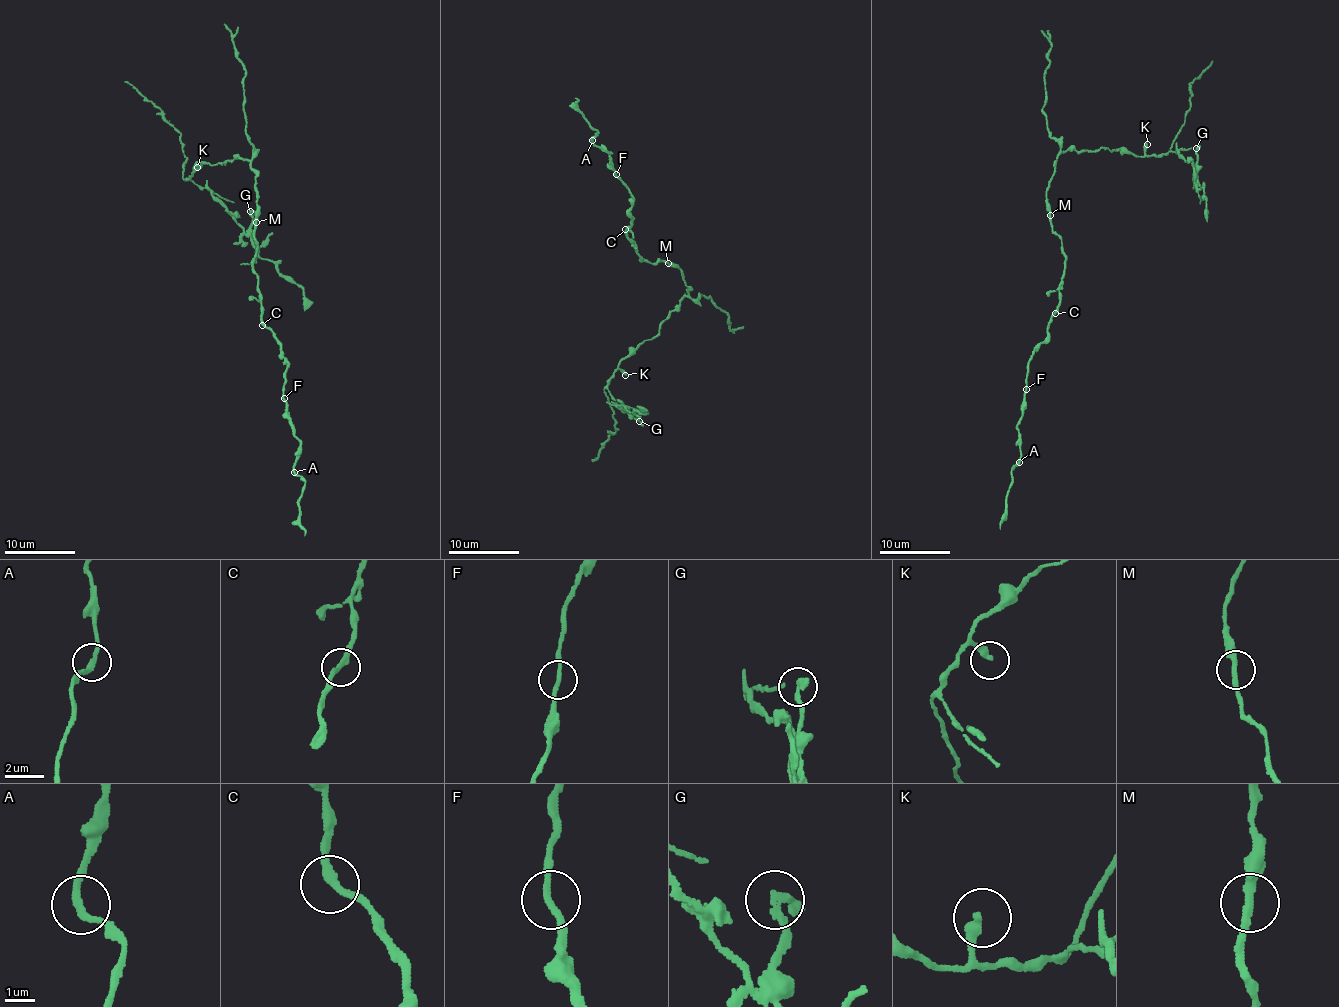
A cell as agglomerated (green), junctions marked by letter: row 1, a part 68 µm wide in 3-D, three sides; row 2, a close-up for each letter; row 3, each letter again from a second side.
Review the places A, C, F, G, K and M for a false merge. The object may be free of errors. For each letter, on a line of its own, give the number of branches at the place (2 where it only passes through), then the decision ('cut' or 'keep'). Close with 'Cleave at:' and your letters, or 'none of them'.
A: 2 branches meet; keep
C: 2 branches meet; keep
F: 2 branches meet; keep
G: 1 branches meet; cut
K: 1 branches meet; keep
M: 2 branches meet; keep
Cleave at: G

